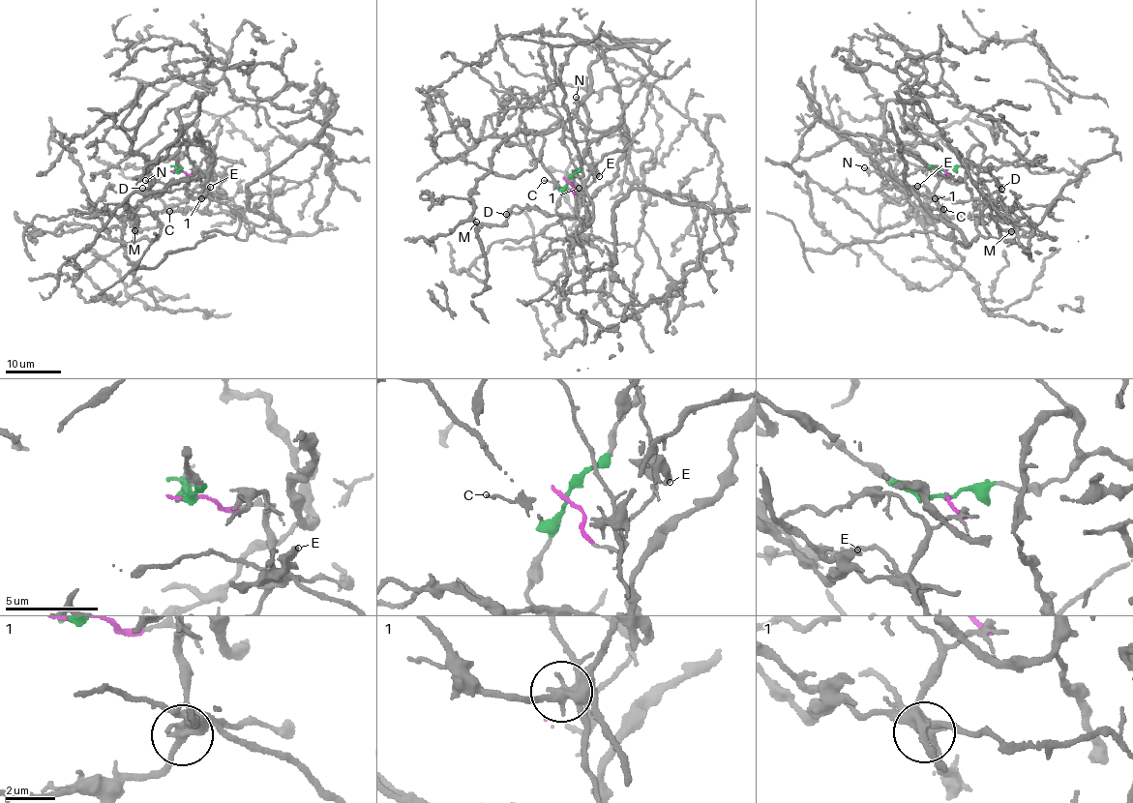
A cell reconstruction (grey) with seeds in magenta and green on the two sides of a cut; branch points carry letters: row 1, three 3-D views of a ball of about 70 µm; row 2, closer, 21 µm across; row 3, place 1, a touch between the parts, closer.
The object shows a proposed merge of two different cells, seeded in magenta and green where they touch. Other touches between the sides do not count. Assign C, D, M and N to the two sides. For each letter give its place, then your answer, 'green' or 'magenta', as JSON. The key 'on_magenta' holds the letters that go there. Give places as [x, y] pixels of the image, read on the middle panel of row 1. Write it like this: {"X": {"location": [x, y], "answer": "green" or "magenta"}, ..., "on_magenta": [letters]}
{"C": {"location": [544, 180], "answer": "magenta"}, "D": {"location": [506, 214], "answer": "green"}, "M": {"location": [476, 222], "answer": "green"}, "N": {"location": [576, 97], "answer": "magenta"}, "on_magenta": ["C", "N"]}

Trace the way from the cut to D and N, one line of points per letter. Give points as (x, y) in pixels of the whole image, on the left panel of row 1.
D: (177, 171), (188, 145), (198, 141), (212, 176), (177, 204), (163, 203), (155, 193), (141, 188)
N: (177, 171), (201, 173), (199, 178), (201, 169), (195, 170), (188, 179), (173, 184), (145, 180)

